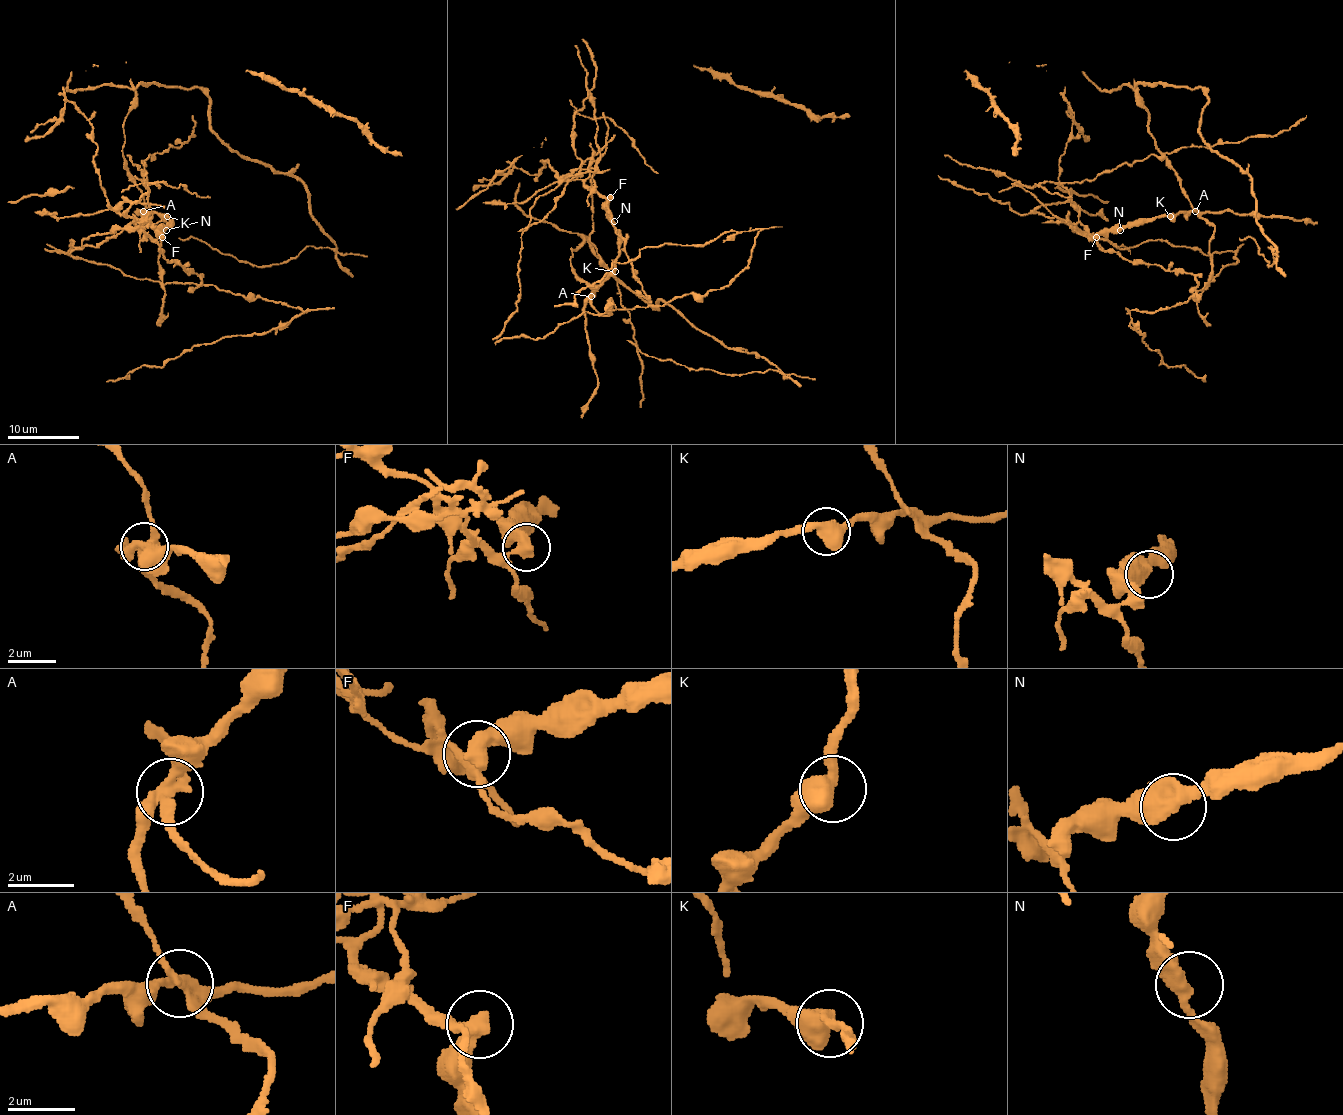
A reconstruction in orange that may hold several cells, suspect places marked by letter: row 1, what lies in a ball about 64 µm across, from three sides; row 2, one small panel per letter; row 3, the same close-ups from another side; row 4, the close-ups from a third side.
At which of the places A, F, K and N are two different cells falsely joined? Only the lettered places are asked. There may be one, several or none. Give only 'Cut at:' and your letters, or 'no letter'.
Cut at: A, F

